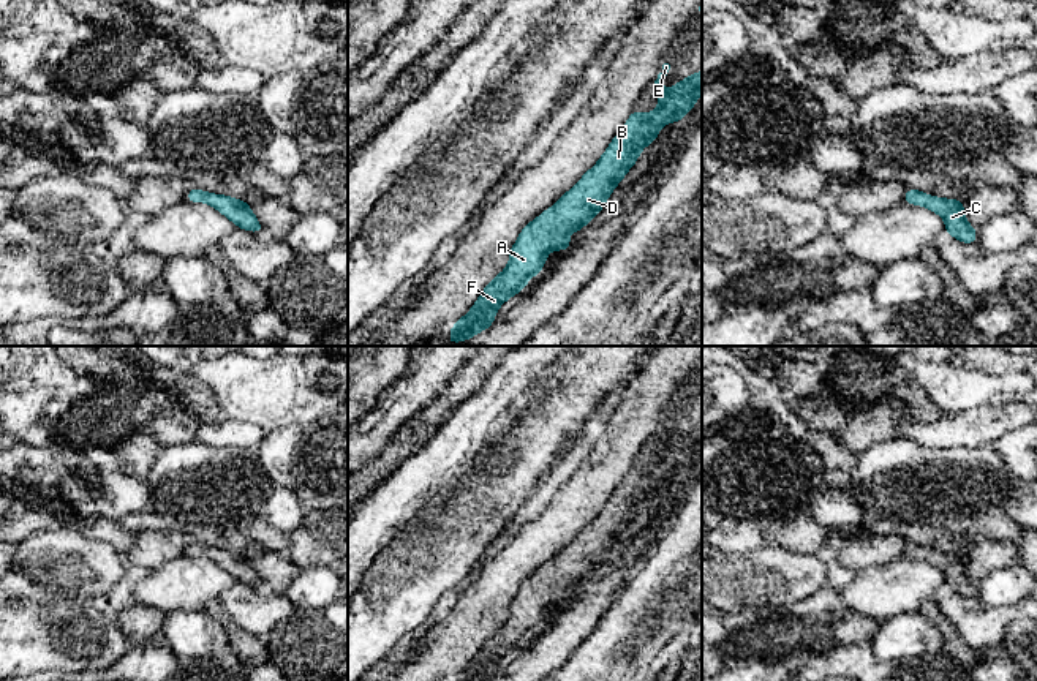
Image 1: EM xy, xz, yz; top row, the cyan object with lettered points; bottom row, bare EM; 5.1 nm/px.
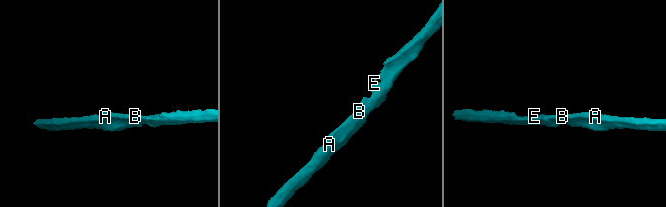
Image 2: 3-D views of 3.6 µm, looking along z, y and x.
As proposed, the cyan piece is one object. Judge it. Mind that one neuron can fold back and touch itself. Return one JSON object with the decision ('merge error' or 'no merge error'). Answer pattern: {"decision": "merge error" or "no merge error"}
{"decision": "no merge error"}

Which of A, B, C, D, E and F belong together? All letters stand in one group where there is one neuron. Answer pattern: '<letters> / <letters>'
A B C D E F

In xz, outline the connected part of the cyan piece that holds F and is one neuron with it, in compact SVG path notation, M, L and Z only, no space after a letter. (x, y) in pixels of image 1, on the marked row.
M664 63L650 85L659 96L656 109L651 114L632 111L599 161L549 210L522 229L509 251L507 267L484 288L473 308L451 327L449 344L466 341L487 330L496 319L496 310L522 292L531 277L542 272L549 253L566 251L572 245L568 232L574 229L579 234L590 220L596 218L610 193L639 160L639 153L658 139L659 130L670 122L681 122L696 106L702 93L702 71L664 92L662 79L669 70L670 65Z

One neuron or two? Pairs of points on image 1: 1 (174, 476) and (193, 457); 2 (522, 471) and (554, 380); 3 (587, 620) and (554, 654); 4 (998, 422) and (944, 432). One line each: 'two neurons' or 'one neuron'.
1: one neuron
2: one neuron
3: one neuron
4: one neuron

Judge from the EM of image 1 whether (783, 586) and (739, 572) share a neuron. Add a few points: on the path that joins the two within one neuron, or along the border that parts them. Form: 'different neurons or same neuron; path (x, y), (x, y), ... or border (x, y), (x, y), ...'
same neuron; path (772, 579), (750, 579)

